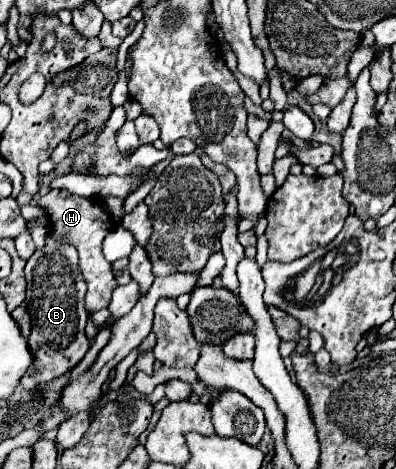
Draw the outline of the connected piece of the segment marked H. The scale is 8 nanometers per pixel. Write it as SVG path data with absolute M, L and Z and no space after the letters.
M53 189L49 195L41 197L39 205L45 207L45 211L49 213L51 235L55 235L57 241L63 239L63 243L73 245L79 253L79 269L87 283L87 293L85 293L87 311L95 313L95 311L107 307L111 301L111 293L117 287L117 281L111 271L111 263L101 253L101 241L113 229L111 215L107 213L107 209L103 205L97 205L95 199L87 199L87 197L79 197L79 195L61 197L59 189Z

